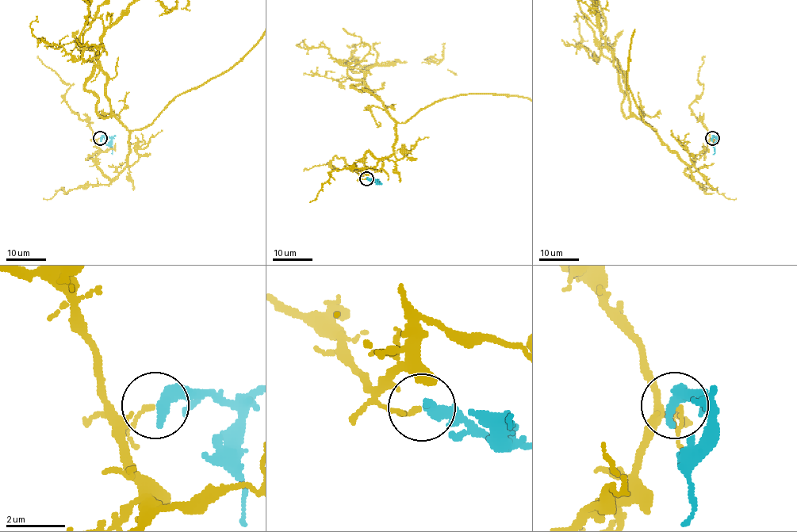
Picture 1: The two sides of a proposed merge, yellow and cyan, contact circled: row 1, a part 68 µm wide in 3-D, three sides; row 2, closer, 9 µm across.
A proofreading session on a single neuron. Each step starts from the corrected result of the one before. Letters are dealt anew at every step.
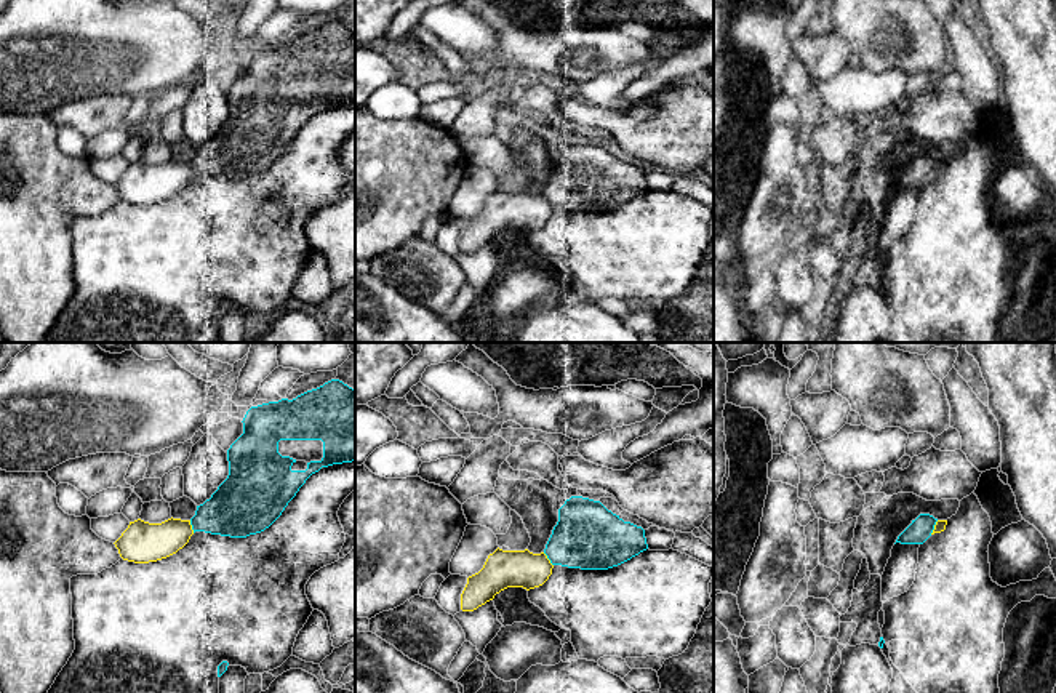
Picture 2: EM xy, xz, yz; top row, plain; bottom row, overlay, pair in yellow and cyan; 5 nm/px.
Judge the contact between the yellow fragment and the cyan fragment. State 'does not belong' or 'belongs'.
does not belong

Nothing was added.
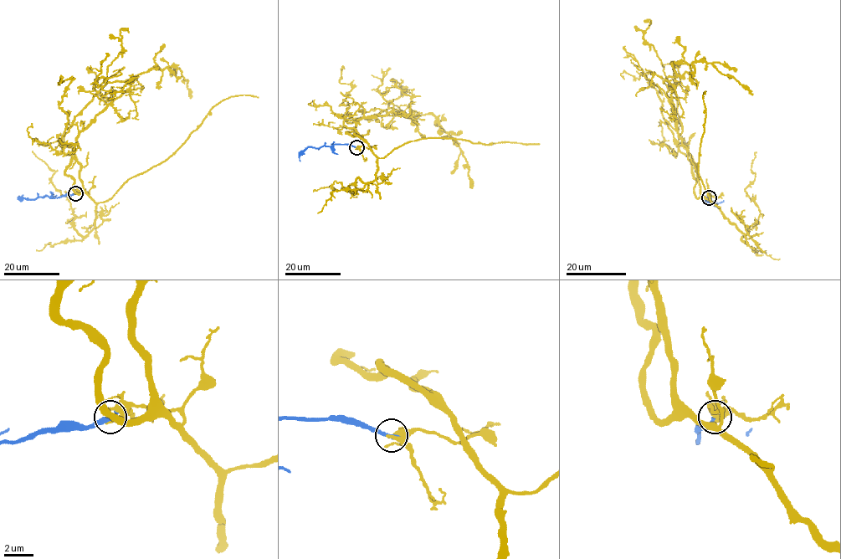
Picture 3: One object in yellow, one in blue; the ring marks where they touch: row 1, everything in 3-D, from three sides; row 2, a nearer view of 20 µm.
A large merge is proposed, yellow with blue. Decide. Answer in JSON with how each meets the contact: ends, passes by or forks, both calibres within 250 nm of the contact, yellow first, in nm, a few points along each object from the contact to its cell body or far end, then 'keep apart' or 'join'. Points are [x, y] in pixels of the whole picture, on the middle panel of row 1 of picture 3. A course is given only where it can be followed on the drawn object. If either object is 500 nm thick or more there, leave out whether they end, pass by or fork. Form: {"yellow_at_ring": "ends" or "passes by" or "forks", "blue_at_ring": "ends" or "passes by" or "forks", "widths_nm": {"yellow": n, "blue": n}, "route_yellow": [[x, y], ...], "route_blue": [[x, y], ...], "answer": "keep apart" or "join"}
{"yellow_at_ring": "ends", "blue_at_ring": "ends", "widths_nm": {"yellow": 400, "blue": 340}, "route_yellow": [[356, 147], [370, 148], [356, 118], [389, 108], [432, 115], [466, 160], [472, 188]], "route_blue": [[356, 147], [342, 144], [308, 147], [299, 156], [299, 161]], "answer": "keep apart"}

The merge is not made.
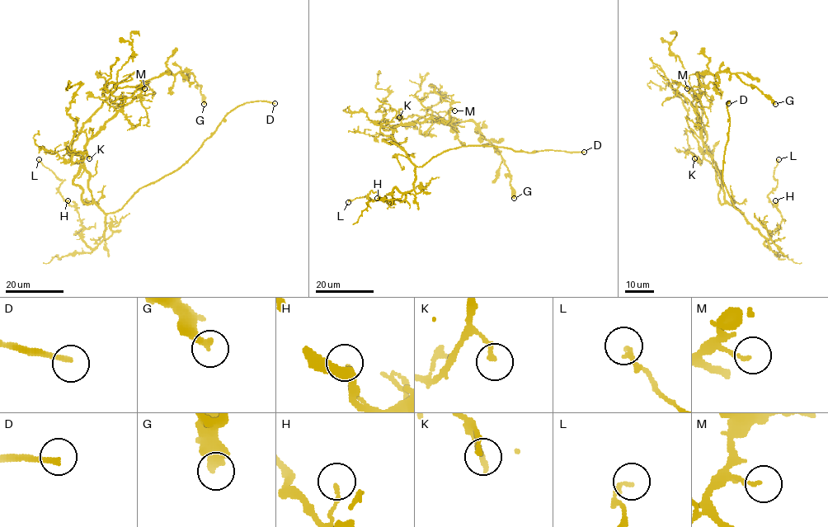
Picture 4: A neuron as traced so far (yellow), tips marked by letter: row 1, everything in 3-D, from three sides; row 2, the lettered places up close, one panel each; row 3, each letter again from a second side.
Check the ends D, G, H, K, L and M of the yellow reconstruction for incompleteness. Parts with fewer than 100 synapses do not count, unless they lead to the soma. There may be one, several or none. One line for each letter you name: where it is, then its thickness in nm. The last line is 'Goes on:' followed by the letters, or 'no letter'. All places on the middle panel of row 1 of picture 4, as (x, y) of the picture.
D: at (584, 152); 200 nm thick
Goes on: D

